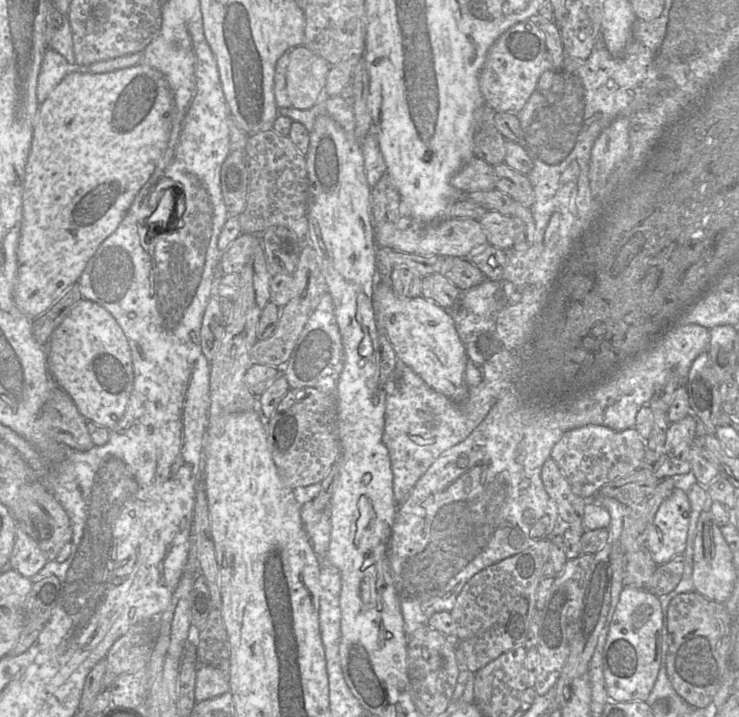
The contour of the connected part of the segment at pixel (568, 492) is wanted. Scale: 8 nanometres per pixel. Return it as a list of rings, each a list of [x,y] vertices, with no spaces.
[[[549,458],[543,465],[541,478],[546,492],[555,502],[559,518],[565,529],[587,531],[583,527],[584,510],[587,500],[576,495],[558,467]]]

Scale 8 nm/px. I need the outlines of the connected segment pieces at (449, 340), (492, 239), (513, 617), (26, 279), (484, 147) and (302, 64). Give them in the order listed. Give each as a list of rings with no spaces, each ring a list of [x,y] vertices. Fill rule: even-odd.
[[[376,280],[373,307],[378,321],[391,342],[396,356],[434,391],[454,402],[467,396],[465,370],[468,361],[450,310],[424,298],[398,297],[387,280]]]
[[[486,211],[478,222],[485,231],[490,245],[503,251],[513,248],[516,230],[511,216],[502,215],[496,211]]]
[[[550,539],[539,541],[523,552],[495,563],[476,575],[463,587],[450,614],[457,630],[458,645],[465,656],[465,667],[472,673],[486,666],[503,653],[524,646],[536,610],[536,595],[542,571],[550,560]]]
[[[138,63],[105,73],[68,72],[62,81],[39,104],[35,117],[30,151],[25,168],[23,199],[21,206],[21,229],[17,247],[17,265],[13,283],[13,298],[17,307],[29,318],[35,319],[45,313],[55,301],[78,279],[88,260],[100,244],[120,225],[134,199],[147,182],[159,180],[174,158],[182,126],[174,126],[175,100],[167,78],[157,69]]]
[[[486,103],[476,108],[473,114],[473,153],[474,156],[495,166],[504,162],[506,155],[505,138],[496,127],[496,112]]]
[[[306,46],[289,50],[286,71],[287,93],[292,107],[307,110],[324,95],[330,64]]]

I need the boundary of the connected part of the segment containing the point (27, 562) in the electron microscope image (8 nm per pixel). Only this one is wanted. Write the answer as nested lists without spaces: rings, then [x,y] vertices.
[[[17,525],[9,563],[11,568],[26,578],[33,577],[47,563],[48,558],[38,544]]]

